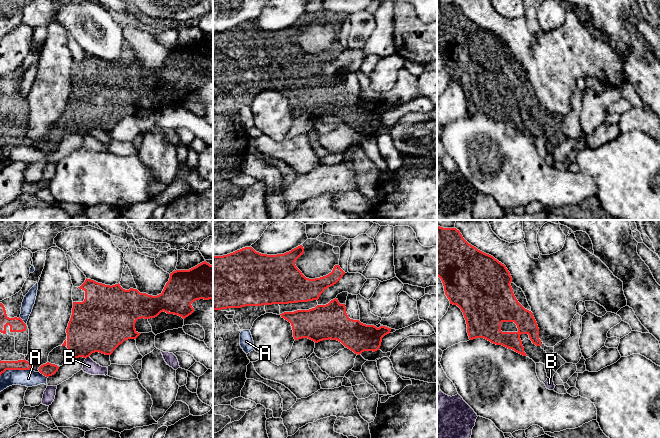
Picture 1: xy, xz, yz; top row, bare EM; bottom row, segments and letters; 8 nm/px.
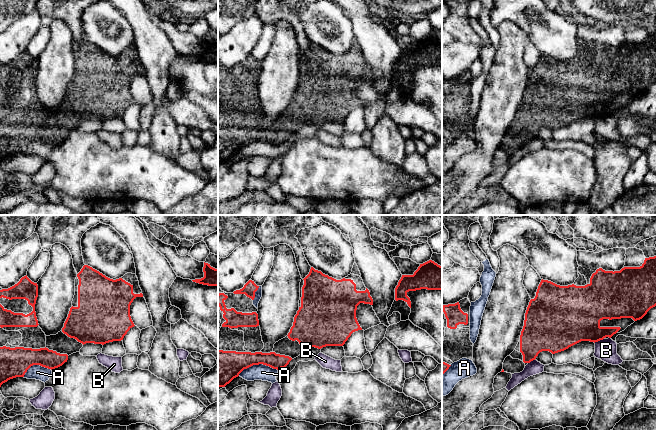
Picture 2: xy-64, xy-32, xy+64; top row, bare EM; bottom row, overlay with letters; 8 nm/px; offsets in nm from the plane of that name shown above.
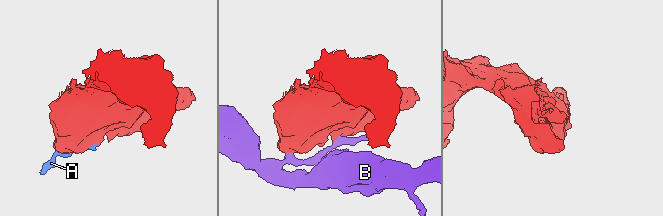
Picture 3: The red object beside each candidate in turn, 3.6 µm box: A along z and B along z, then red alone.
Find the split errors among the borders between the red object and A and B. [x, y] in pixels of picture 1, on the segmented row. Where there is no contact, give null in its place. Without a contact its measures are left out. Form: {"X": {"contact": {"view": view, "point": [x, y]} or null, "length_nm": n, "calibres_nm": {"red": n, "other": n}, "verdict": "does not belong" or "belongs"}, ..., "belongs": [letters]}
{"A": {"contact": {"view": "xy", "point": [14, 369]}, "length_nm": 260, "calibres_nm": {"red": 80, "other": 140}, "verdict": "does not belong"}, "B": {"contact": {"view": "xy", "point": [87, 356]}, "length_nm": 30, "calibres_nm": {"red": 420, "other": 110}, "verdict": "does not belong"}, "belongs": []}

